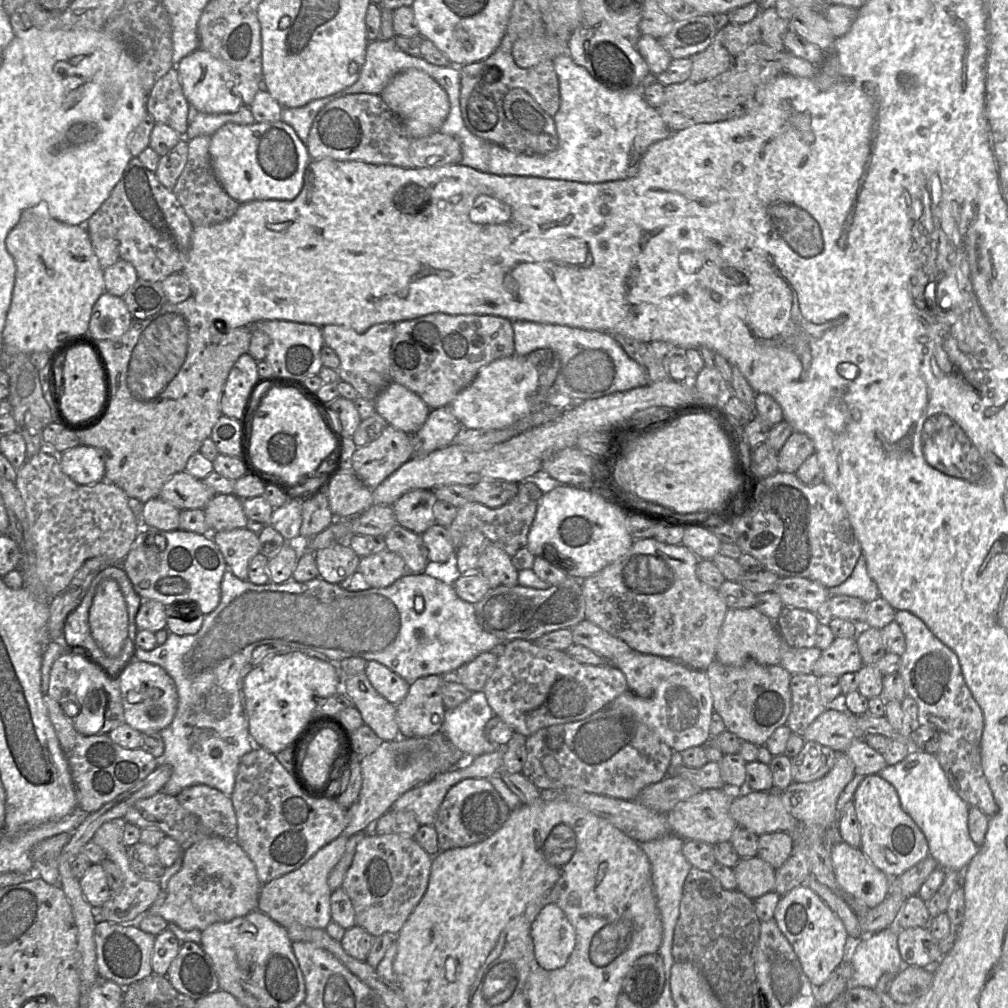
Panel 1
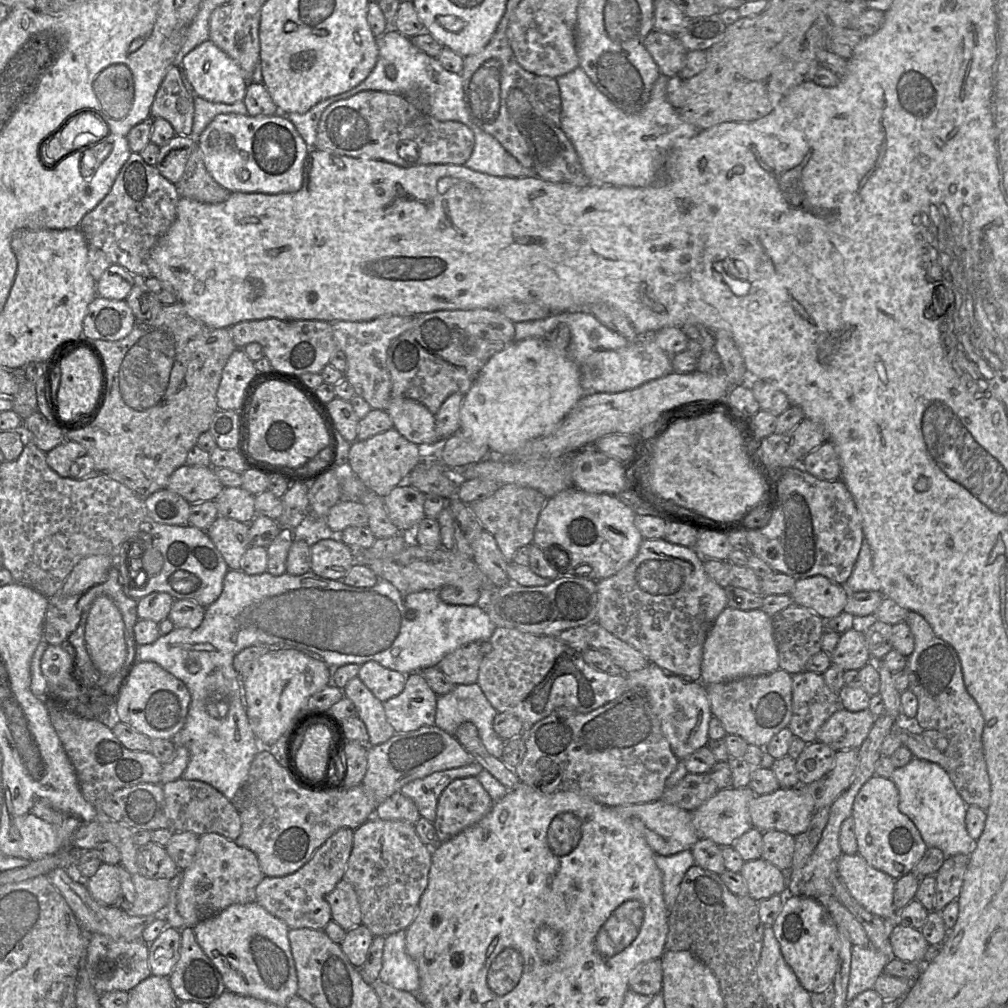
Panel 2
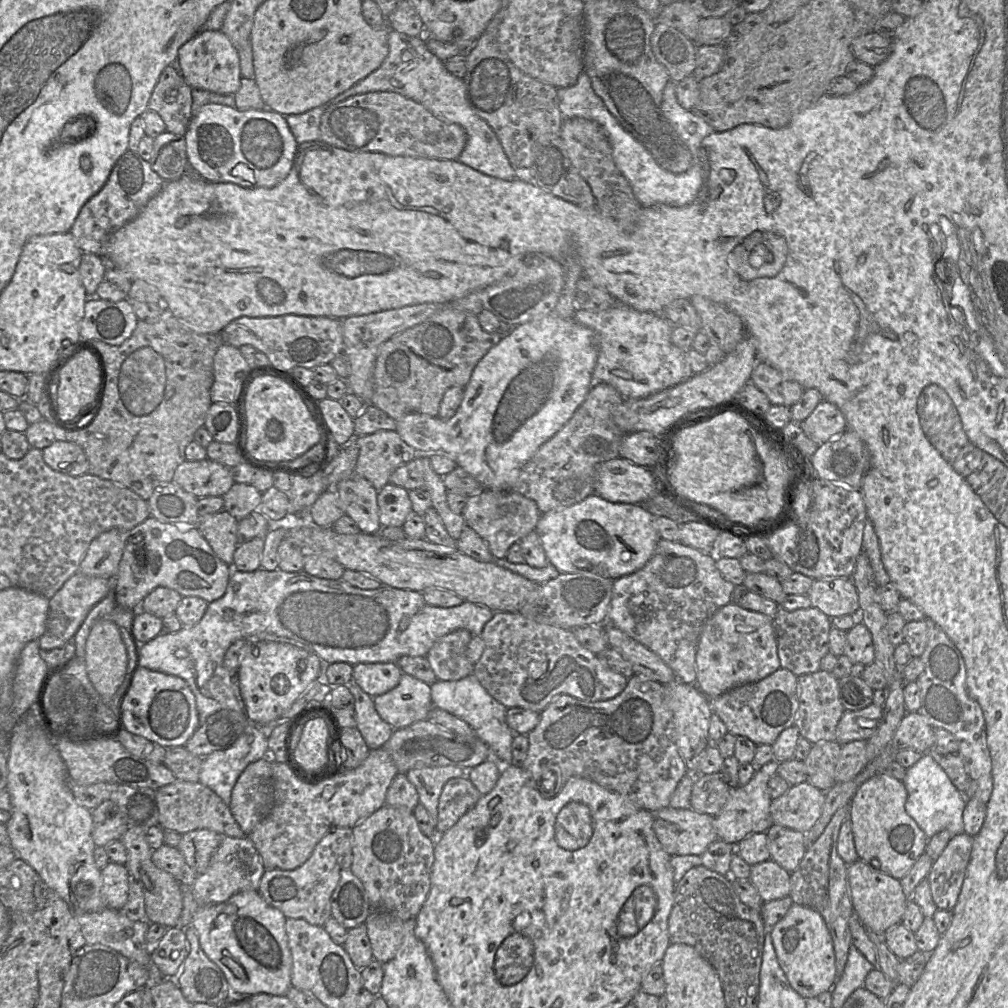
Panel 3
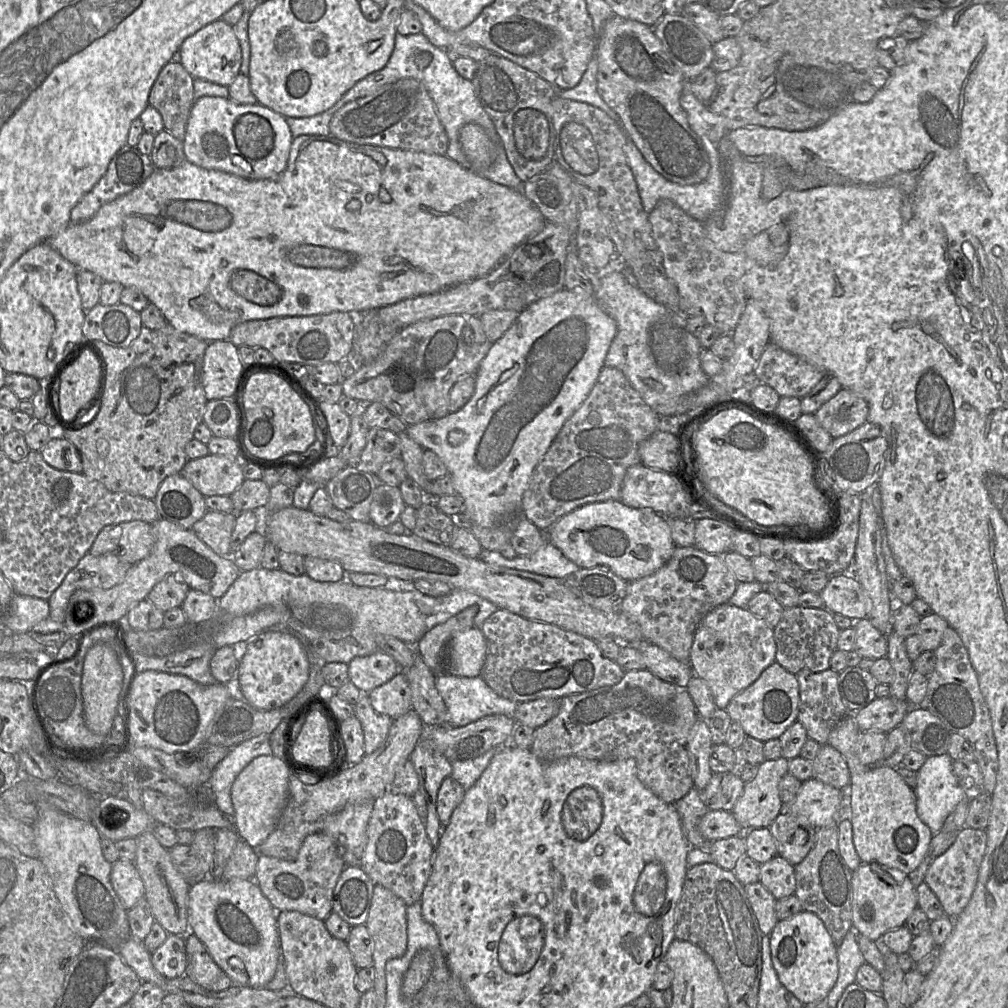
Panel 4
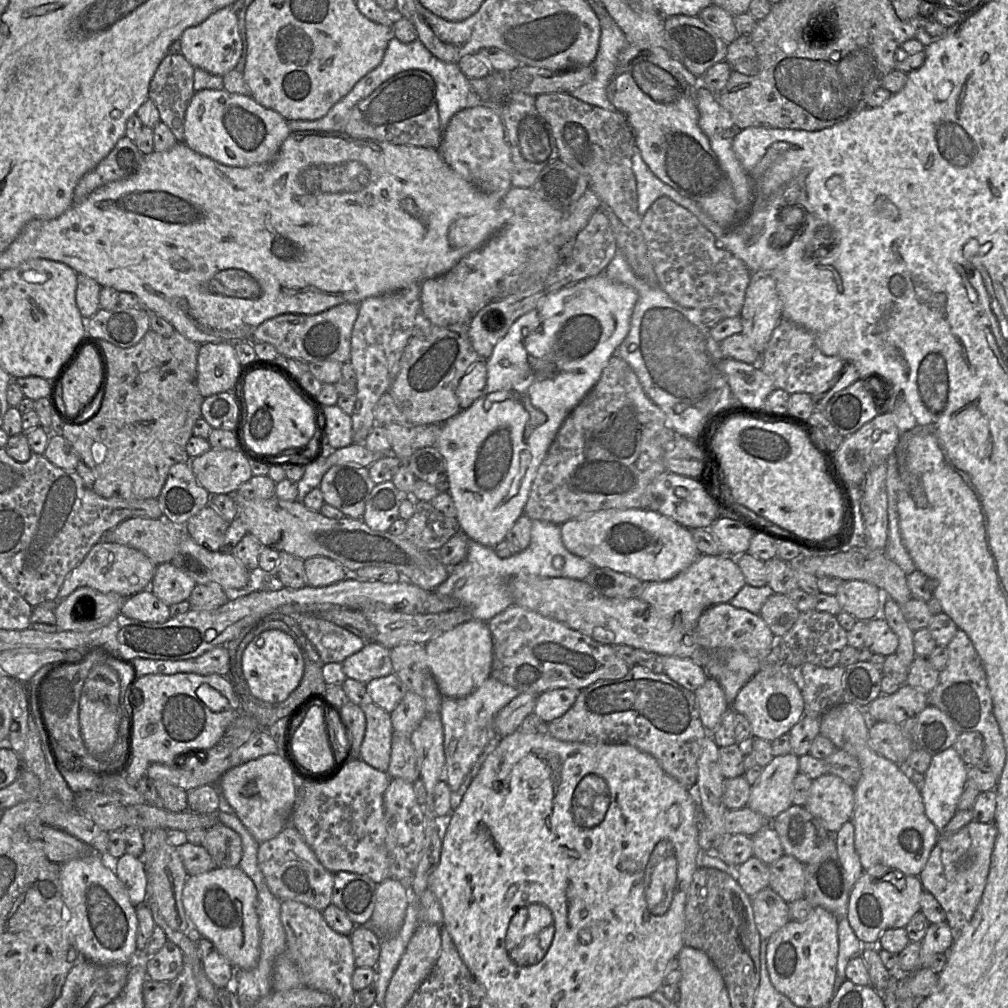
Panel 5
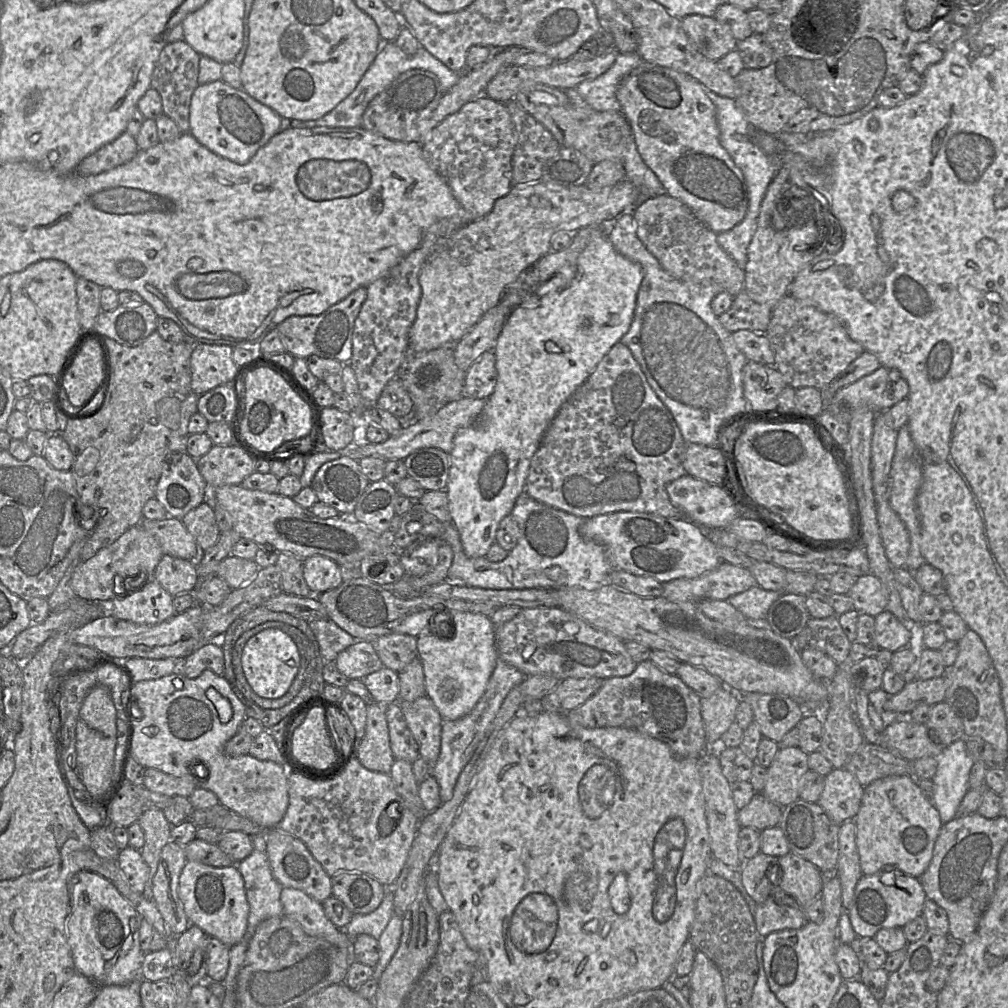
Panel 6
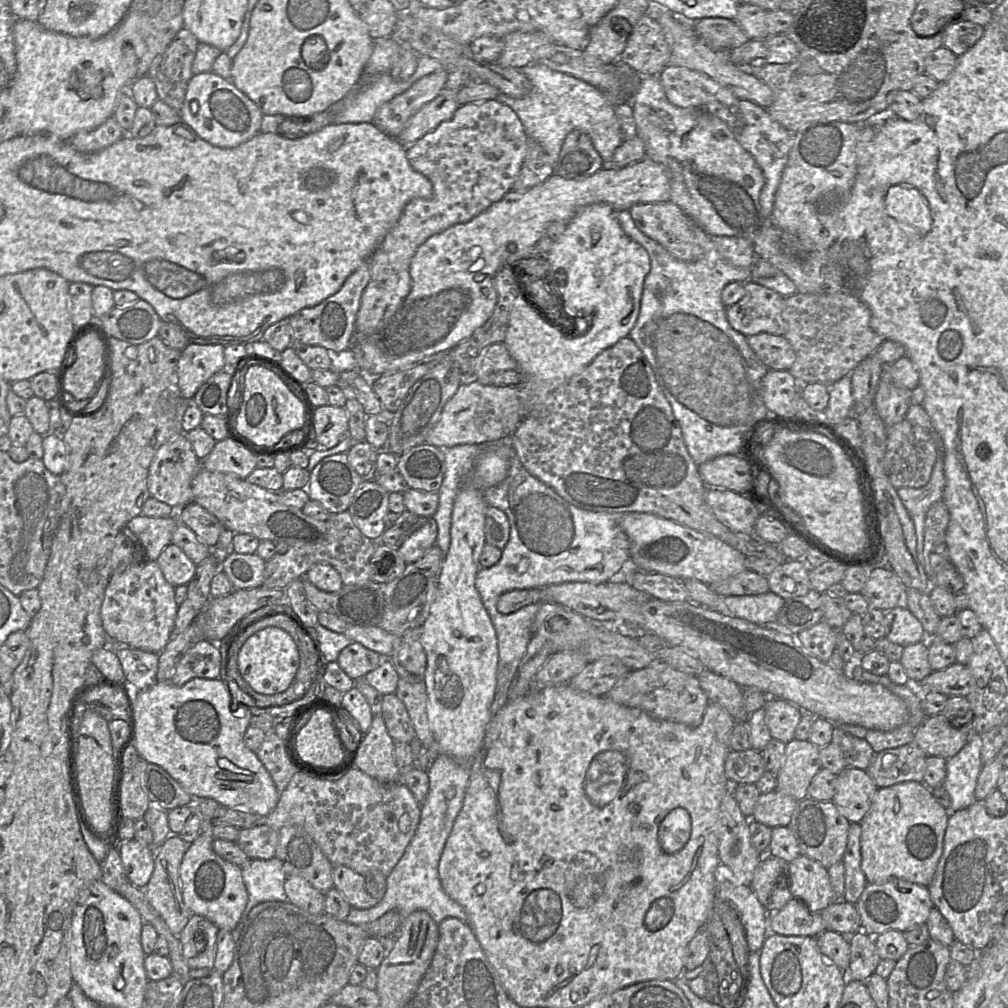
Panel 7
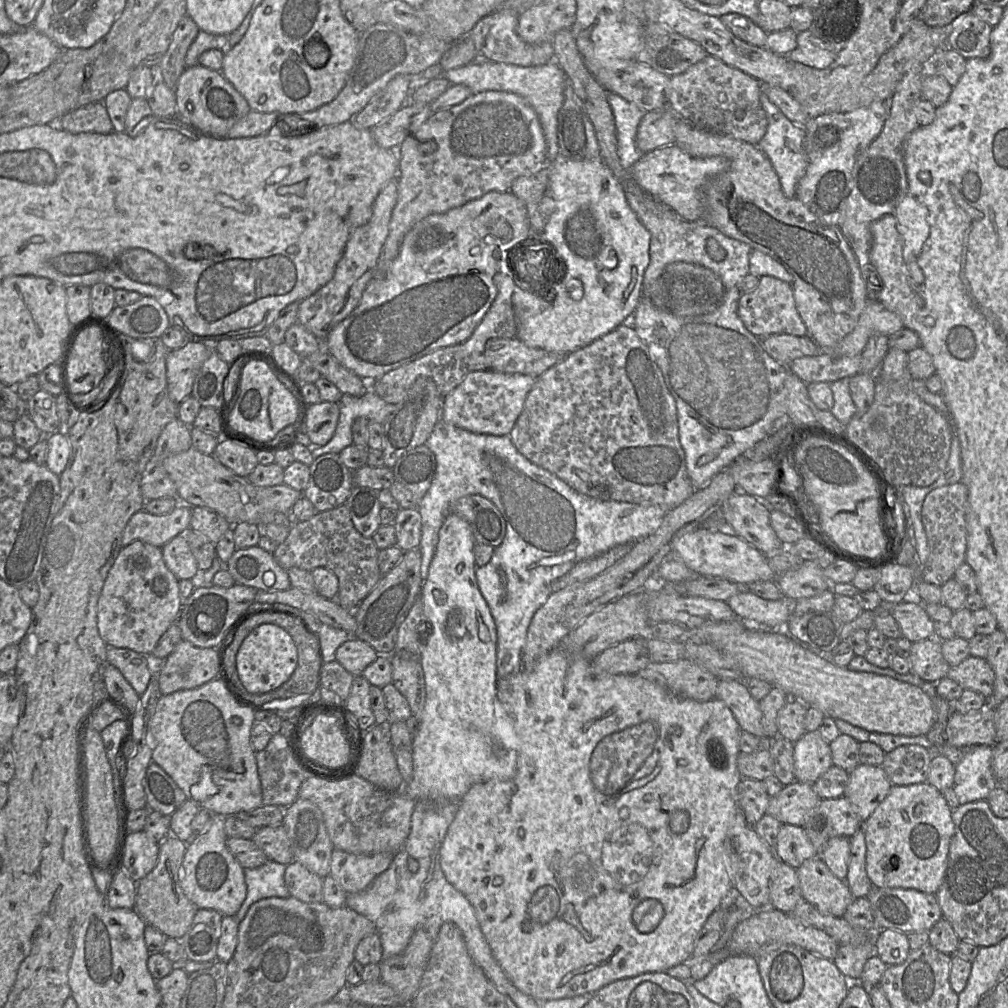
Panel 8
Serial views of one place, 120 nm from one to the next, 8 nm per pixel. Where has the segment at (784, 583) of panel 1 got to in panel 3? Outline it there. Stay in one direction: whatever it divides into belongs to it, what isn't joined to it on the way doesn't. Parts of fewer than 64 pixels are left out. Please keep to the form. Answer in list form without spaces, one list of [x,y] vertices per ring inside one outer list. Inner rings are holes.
[[[851,578],[816,579],[806,595],[811,607],[819,609],[828,617],[858,617],[858,592]]]

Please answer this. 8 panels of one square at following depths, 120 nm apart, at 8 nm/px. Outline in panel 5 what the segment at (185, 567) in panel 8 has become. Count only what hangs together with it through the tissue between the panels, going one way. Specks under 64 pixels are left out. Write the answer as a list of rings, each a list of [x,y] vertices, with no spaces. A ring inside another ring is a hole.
[[[171,562],[156,566],[149,589],[166,605],[189,600],[195,581]]]

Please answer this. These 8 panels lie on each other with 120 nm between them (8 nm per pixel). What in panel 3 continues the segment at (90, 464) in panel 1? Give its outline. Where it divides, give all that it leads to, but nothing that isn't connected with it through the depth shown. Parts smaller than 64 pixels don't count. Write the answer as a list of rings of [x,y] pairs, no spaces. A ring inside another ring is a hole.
[[[55,440],[42,449],[44,462],[53,470],[70,476],[88,473],[89,461],[81,446],[66,440]]]

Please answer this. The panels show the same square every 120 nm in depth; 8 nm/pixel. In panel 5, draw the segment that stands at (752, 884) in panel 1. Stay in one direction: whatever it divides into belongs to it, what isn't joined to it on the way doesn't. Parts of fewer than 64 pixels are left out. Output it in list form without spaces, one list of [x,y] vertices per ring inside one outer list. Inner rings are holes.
[[[783,855],[769,865],[769,887],[785,902],[804,897],[804,864],[790,855]]]

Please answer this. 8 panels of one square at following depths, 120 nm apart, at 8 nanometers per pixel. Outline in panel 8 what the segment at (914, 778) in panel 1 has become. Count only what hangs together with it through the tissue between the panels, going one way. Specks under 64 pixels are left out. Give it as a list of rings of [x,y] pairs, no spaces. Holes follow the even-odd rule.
[[[976,745],[955,765],[953,790],[960,805],[987,800],[990,792],[999,786],[992,773],[993,746]]]

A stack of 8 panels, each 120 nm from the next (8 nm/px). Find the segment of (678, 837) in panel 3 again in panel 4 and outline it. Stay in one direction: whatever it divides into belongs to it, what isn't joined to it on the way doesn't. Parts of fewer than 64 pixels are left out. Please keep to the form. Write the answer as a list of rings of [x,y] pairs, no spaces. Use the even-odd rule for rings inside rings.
[[[708,810],[698,822],[698,830],[707,842],[742,835],[746,831],[730,811]]]

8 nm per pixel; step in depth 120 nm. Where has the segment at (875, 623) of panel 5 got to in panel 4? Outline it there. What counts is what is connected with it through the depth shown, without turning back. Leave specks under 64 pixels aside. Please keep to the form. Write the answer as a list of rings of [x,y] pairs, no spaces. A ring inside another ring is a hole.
[[[868,618],[854,621],[856,631],[855,648],[862,658],[878,660],[888,653],[888,638],[875,628]]]

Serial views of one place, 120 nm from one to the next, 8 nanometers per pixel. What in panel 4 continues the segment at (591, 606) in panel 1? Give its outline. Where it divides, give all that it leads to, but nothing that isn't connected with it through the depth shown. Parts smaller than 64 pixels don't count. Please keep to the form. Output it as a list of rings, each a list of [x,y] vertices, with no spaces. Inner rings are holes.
[[[675,546],[671,558],[656,572],[629,582],[619,610],[638,624],[645,640],[689,664],[698,624],[710,610],[728,603],[737,584],[721,555],[709,554],[695,546]]]

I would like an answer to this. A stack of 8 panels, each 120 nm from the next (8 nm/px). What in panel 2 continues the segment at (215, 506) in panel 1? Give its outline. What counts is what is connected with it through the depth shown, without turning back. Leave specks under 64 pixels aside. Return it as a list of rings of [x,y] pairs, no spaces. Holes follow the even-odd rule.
[[[224,487],[214,499],[218,516],[251,523],[256,517],[255,495],[242,487]]]

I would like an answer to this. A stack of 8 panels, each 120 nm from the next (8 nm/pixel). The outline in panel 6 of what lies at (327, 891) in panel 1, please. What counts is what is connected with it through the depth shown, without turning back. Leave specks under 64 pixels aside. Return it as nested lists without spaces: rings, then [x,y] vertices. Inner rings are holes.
[[[269,829],[266,832],[266,849],[273,876],[283,888],[302,890],[320,903],[332,895],[331,877],[299,838],[284,830]]]

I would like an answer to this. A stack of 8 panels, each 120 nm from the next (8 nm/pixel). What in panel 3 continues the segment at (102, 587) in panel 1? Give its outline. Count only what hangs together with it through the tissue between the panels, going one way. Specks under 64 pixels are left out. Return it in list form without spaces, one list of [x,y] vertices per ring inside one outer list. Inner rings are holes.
[[[100,619],[93,625],[86,641],[86,670],[89,681],[104,703],[109,703],[123,683],[127,671],[127,650],[116,623]]]

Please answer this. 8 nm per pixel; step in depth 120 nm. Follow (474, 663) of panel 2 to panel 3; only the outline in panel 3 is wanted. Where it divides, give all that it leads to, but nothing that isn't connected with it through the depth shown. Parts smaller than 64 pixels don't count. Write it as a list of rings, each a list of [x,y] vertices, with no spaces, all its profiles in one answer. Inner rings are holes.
[[[457,629],[434,643],[426,658],[437,680],[453,681],[473,674],[475,664],[467,657],[471,638],[472,634],[468,630]]]

